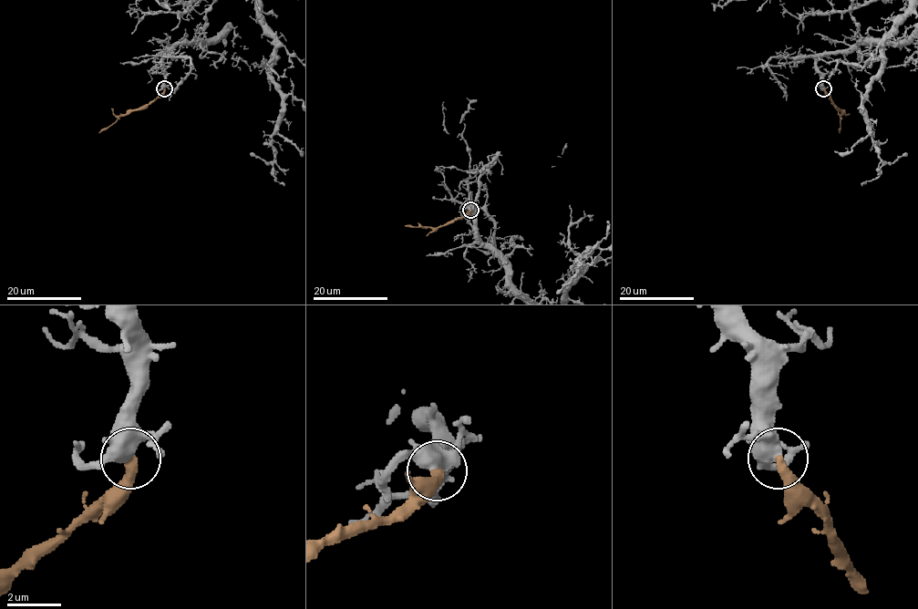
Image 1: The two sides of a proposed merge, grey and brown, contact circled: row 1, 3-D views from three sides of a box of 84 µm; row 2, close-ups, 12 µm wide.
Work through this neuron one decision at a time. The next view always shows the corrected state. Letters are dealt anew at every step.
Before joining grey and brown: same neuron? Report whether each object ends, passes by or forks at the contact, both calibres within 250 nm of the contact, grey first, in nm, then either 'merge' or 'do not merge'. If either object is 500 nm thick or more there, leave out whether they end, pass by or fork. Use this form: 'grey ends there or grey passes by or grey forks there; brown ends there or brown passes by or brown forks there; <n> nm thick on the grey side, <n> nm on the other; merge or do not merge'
grey passes by; brown ends there; 440 nm thick on the grey side, 380 nm on the other; merge

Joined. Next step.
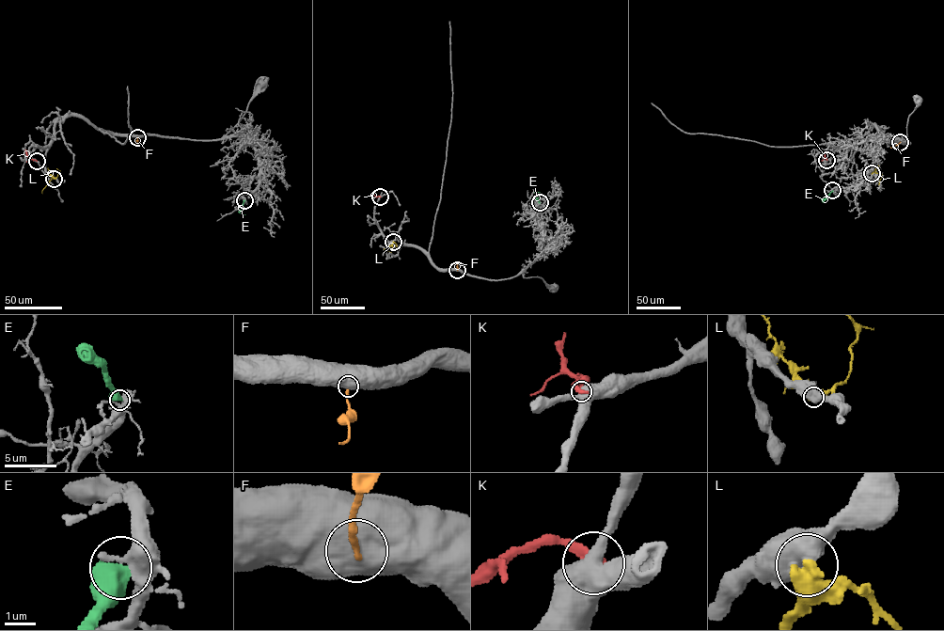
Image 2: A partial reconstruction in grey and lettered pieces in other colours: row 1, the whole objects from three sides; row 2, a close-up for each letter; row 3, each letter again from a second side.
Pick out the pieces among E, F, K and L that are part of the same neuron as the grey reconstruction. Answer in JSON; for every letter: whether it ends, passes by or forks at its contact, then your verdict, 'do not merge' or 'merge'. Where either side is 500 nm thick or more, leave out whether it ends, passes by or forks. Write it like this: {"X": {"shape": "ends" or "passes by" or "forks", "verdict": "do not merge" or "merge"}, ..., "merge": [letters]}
{"E": {"verdict": "do not merge"}, "F": {"verdict": "do not merge"}, "K": {"verdict": "do not merge"}, "L": {"verdict": "do not merge"}, "merge": []}

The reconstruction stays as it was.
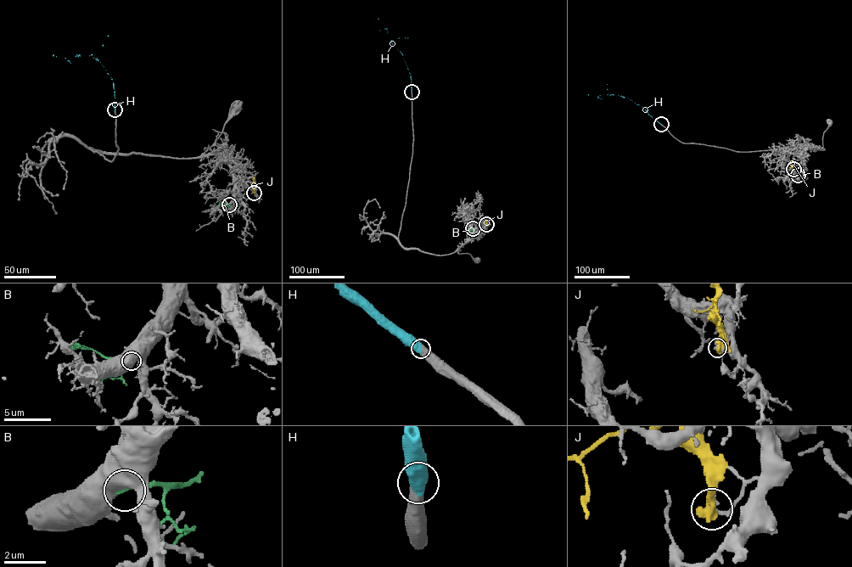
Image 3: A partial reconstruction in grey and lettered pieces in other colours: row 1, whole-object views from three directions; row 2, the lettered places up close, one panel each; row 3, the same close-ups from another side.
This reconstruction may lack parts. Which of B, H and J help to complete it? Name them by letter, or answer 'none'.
H

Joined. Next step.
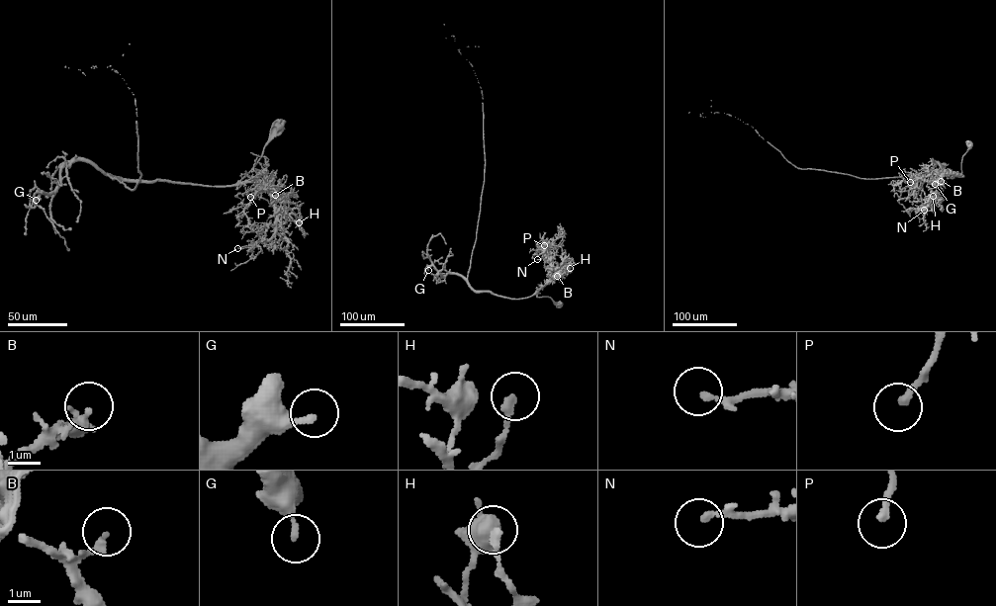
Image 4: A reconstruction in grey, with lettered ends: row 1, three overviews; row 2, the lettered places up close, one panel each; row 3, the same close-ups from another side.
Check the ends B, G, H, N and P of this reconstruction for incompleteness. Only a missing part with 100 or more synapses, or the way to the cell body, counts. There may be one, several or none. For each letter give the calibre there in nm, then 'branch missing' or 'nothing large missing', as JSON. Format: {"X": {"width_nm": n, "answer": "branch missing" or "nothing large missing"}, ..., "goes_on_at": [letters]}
{"B": {"width_nm": 240, "answer": "nothing large missing"}, "G": {"width_nm": 240, "answer": "nothing large missing"}, "H": {"width_nm": 160, "answer": "nothing large missing"}, "N": {"width_nm": 190, "answer": "nothing large missing"}, "P": {"width_nm": 220, "answer": "nothing large missing"}, "goes_on_at": []}

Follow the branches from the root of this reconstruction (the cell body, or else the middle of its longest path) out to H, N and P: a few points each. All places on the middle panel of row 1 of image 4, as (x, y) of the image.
H: (559, 304), (549, 297), (538, 297), (536, 293), (565, 266), (570, 268)
N: (559, 304), (549, 297), (536, 296), (557, 272), (548, 259), (537, 259)
P: (559, 304), (549, 297), (536, 296), (549, 279), (549, 250), (544, 245)

